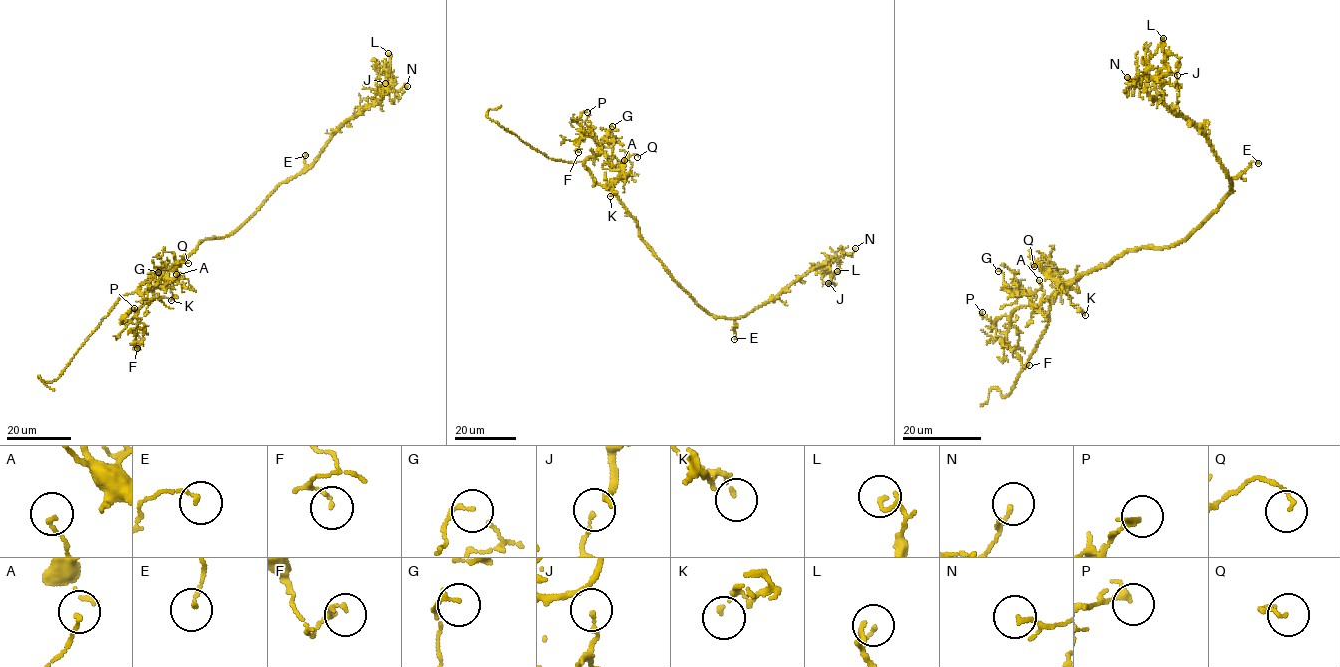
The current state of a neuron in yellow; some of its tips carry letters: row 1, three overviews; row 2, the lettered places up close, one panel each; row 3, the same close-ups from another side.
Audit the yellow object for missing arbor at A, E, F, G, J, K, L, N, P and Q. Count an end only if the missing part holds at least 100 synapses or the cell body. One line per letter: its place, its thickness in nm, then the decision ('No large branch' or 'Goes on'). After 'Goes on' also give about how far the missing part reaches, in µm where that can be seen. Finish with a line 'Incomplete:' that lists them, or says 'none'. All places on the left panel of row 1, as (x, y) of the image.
A: Place: (176, 274). Thickness 120 nm. No large branch
E: Place: (305, 155). Thickness 120 nm. No large branch
F: Place: (137, 348). Thickness 120 nm. No large branch
G: Place: (158, 272). Thickness 130 nm. No large branch
J: Place: (385, 83). Thickness 80 nm. No large branch
K: Place: (171, 300). Thickness 120 nm. No large branch
L: Place: (388, 53). Thickness 100 nm. No large branch
N: Place: (407, 86). Thickness 80 nm. No large branch
P: Place: (134, 308). Thickness 240 nm. No large branch
Q: Place: (188, 263). Thickness 100 nm. No large branch
Incomplete: none

